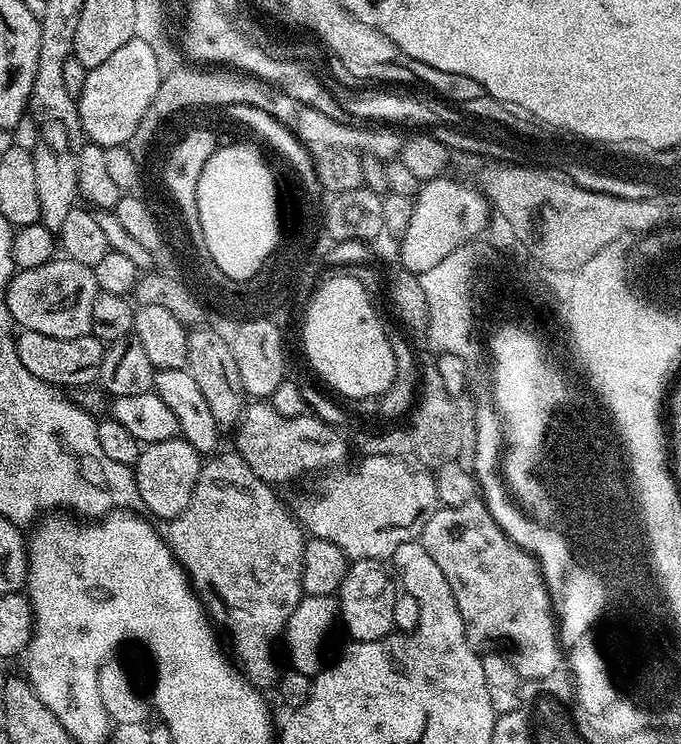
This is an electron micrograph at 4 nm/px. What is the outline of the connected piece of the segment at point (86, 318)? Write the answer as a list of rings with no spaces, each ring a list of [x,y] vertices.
[[[67,258],[46,262],[46,266],[22,268],[12,277],[6,289],[6,306],[13,324],[23,330],[38,330],[50,338],[78,338],[89,335],[90,313],[97,294],[91,268]]]

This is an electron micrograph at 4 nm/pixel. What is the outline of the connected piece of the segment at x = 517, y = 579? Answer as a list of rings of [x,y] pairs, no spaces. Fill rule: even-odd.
[[[477,498],[462,502],[460,506],[437,507],[436,512],[430,514],[426,526],[422,526],[418,539],[426,554],[430,554],[430,558],[434,558],[434,563],[442,569],[446,582],[450,582],[450,590],[454,590],[454,602],[458,602],[458,614],[462,614],[466,638],[473,648],[500,649],[511,654],[516,673],[524,680],[546,678],[561,671],[562,649],[558,639],[557,619],[552,611],[550,594],[540,572],[540,565],[536,557],[519,548],[499,528],[483,500]]]

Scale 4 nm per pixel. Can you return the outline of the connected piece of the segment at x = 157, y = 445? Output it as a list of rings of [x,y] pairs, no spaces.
[[[183,438],[158,441],[141,447],[140,457],[134,466],[141,505],[145,509],[148,507],[153,512],[151,515],[160,522],[173,520],[182,514],[190,502],[190,494],[194,494],[194,482],[198,482],[201,463],[202,453],[194,450],[194,446],[190,446],[190,442]]]

